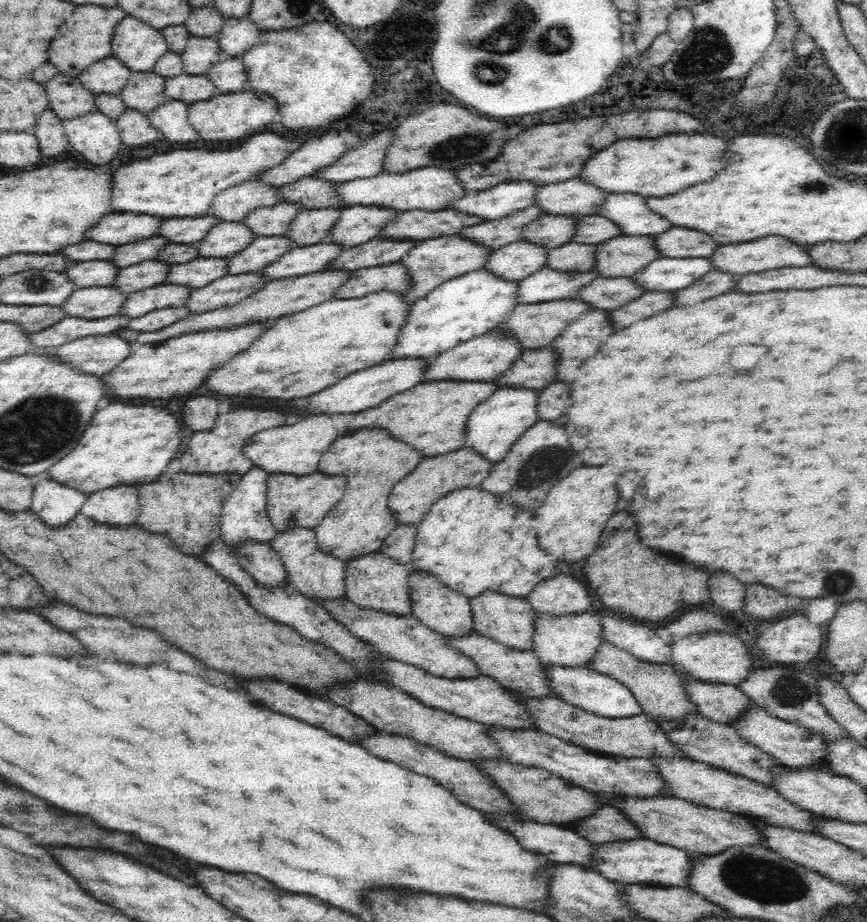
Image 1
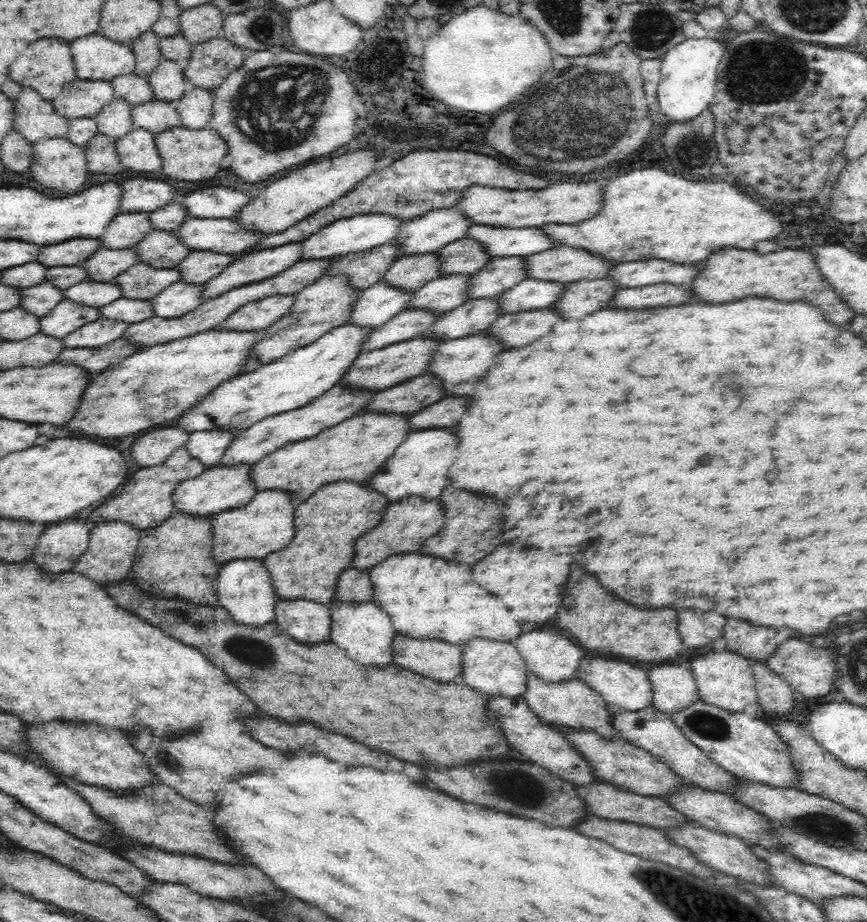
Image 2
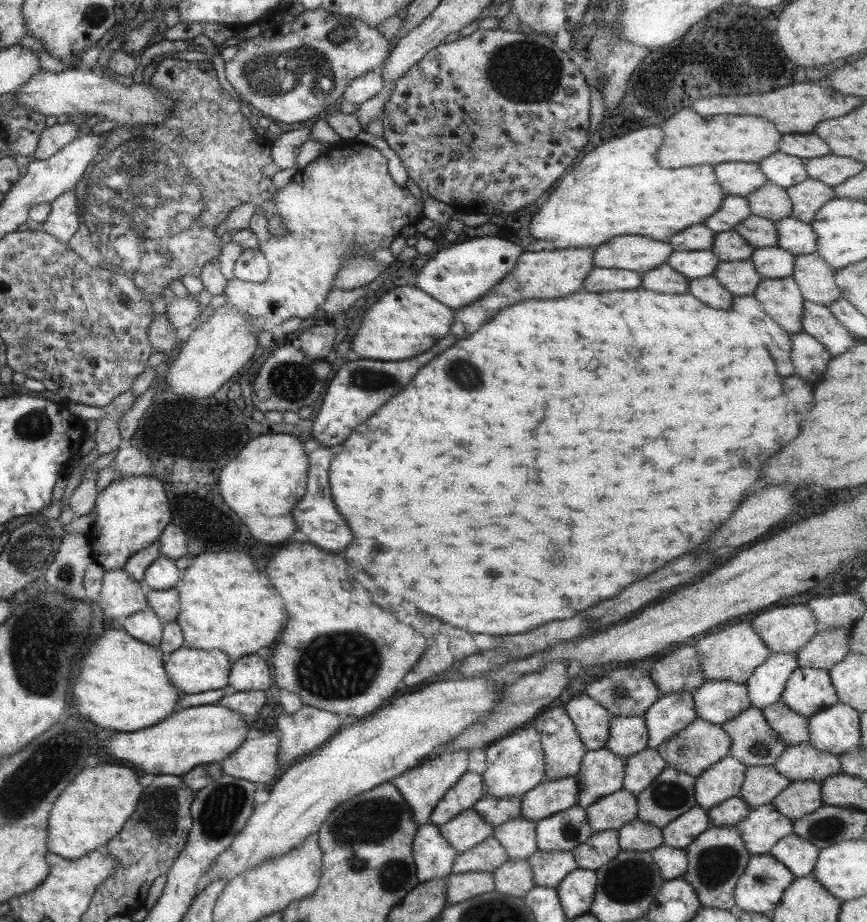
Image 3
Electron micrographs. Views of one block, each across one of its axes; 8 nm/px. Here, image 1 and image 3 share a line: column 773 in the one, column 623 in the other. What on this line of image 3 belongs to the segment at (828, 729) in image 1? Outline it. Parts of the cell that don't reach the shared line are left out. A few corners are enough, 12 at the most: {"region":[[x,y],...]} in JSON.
{"region":[[623,666],[584,694],[613,717],[642,717],[660,696],[648,671]]}

